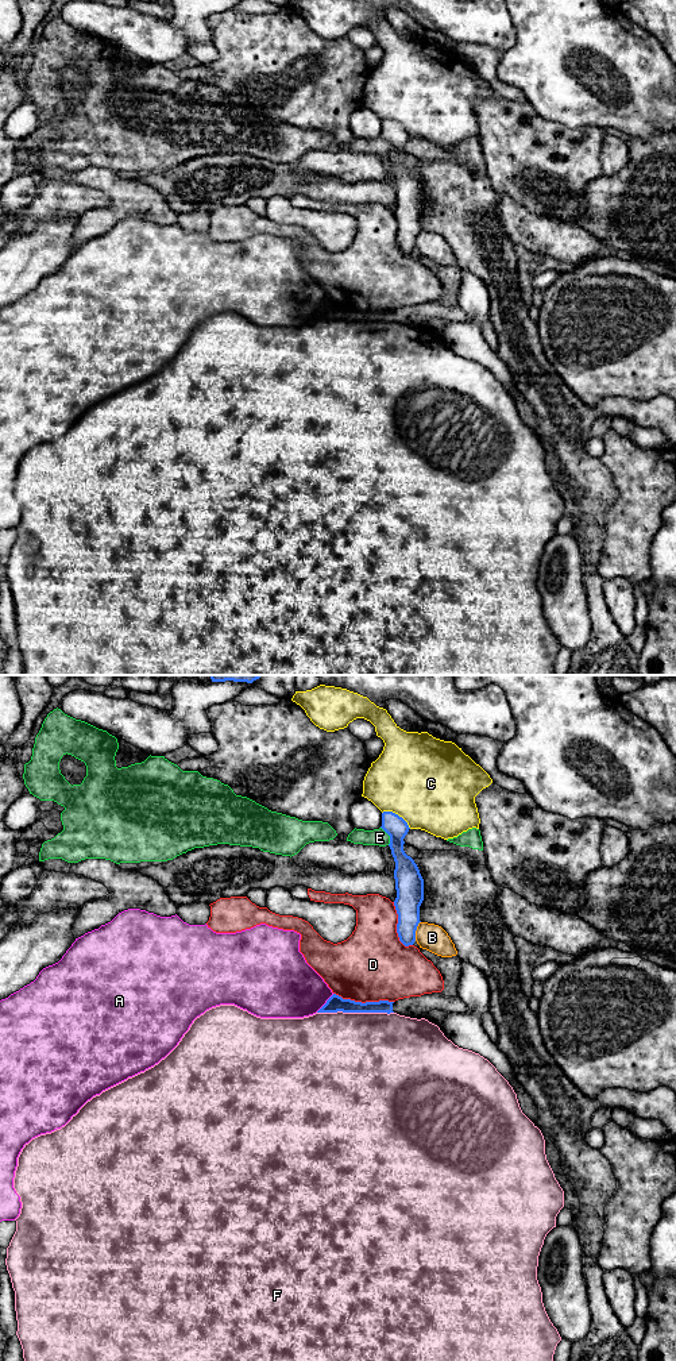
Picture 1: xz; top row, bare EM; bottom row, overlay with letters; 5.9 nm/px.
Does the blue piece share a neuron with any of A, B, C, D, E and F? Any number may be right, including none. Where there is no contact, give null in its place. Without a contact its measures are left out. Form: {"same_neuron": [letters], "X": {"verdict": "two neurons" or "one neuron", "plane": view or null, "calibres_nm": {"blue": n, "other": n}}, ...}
{"same_neuron": [], "A": {"verdict": "two neurons", "plane": "xz", "calibres_nm": {"blue": 100, "other": 360}}, "B": {"verdict": "two neurons", "plane": "xz", "calibres_nm": {"blue": 160, "other": 160}}, "C": {"verdict": "two neurons", "plane": "xz", "calibres_nm": {"blue": 140, "other": 500}}, "D": {"verdict": "two neurons", "plane": "xz", "calibres_nm": {"blue": 100, "other": 440}}, "E": {"verdict": "two neurons", "plane": "xz", "calibres_nm": {"blue": 150, "other": 100}}, "F": {"verdict": "two neurons", "plane": "xz", "calibres_nm": {"blue": 100, "other": 500}}}

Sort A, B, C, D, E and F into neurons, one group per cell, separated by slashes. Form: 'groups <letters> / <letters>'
groups A / B / C / D / E / F

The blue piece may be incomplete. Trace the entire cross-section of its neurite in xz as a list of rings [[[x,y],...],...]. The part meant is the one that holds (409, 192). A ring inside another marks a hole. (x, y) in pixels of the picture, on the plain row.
[[[393,120],[382,122],[382,135],[390,144],[390,158],[395,170],[394,188],[398,223],[397,242],[405,254],[413,254],[420,230],[420,215],[424,209],[424,188],[414,169],[403,159],[403,147],[409,140],[407,131]]]

